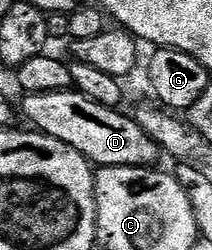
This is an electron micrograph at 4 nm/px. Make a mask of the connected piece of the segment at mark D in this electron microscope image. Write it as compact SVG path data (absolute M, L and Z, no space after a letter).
M73 89L64 91L32 92L23 94L22 111L26 114L26 119L31 128L35 131L43 131L48 137L56 137L64 141L64 145L72 145L85 159L89 159L91 164L98 167L115 167L116 165L128 165L129 167L153 167L159 161L160 148L148 133L137 123L134 117L129 114L121 115L121 110L105 107L88 97L84 97Z

